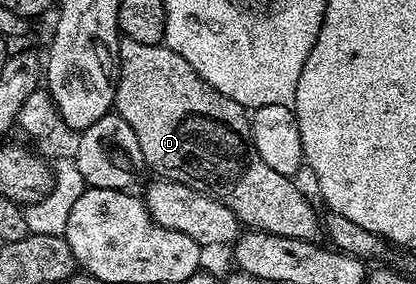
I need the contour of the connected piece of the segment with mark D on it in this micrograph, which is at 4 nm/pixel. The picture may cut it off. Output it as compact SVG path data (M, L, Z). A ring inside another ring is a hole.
M125 39L119 40L116 54L116 84L113 108L122 116L124 123L128 123L128 127L132 127L132 131L136 131L136 143L140 143L140 151L144 155L147 166L151 170L154 168L158 172L155 174L159 178L168 181L179 181L188 187L192 187L197 193L204 193L207 197L213 197L214 200L224 203L224 207L231 209L247 230L271 233L272 235L280 235L288 239L300 239L301 241L317 242L319 240L320 217L318 221L318 213L314 210L313 203L293 185L295 182L291 178L272 171L272 167L268 167L268 163L264 163L264 159L260 159L254 142L250 140L250 122L247 110L243 109L240 103L228 99L228 95L213 89L204 79L200 79L200 75L196 75L196 71L192 71L192 67L184 59L180 59L180 55L176 55L176 51L166 48L165 44L162 43L145 45L144 43L136 43Z

